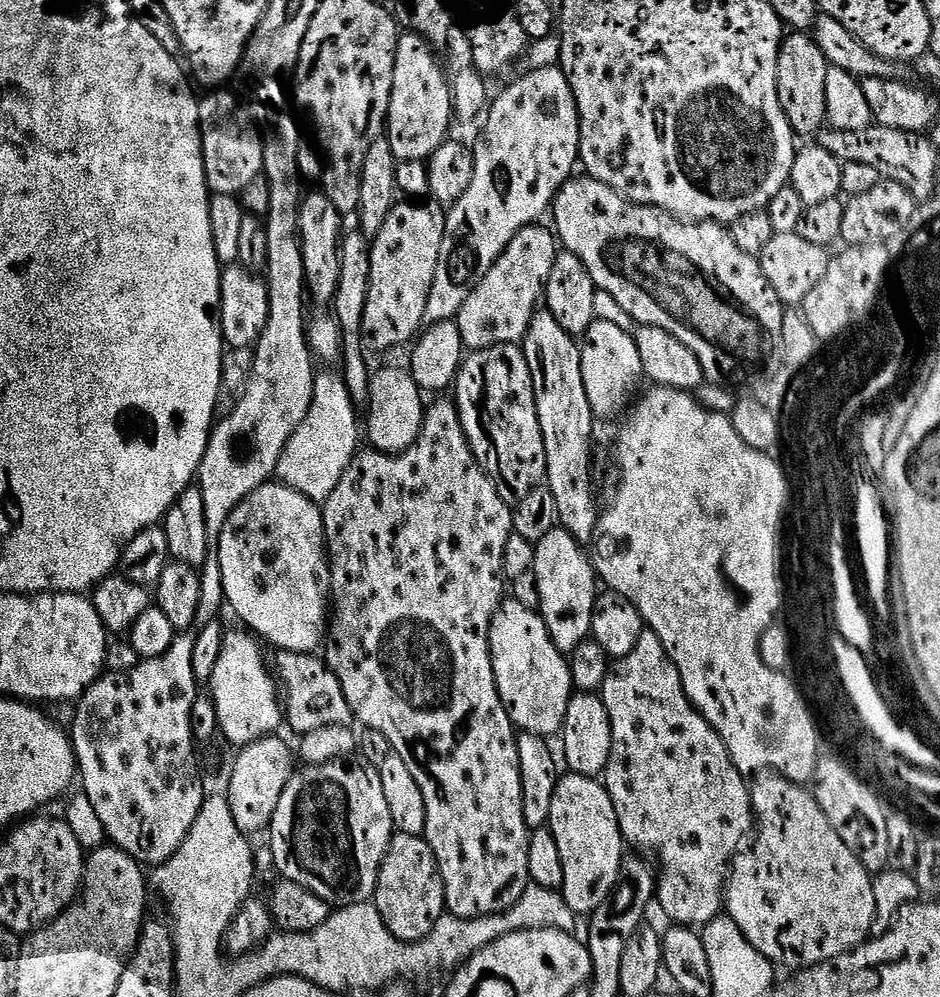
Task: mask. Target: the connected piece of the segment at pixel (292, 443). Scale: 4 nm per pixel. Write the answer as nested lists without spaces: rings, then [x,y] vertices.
[[[317,371],[310,410],[286,442],[276,467],[279,483],[311,500],[328,500],[357,454],[356,443],[362,440],[362,428],[356,425],[356,415],[358,409],[352,403],[350,390],[346,390],[343,375],[339,371]]]

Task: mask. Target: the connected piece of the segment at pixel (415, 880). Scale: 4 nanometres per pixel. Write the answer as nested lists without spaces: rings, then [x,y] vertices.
[[[396,832],[393,835],[378,874],[374,903],[378,914],[382,914],[382,922],[386,922],[390,934],[409,942],[426,939],[434,930],[436,923],[446,915],[444,883],[440,877],[440,867],[436,865],[434,854],[423,836],[411,836],[405,832]]]

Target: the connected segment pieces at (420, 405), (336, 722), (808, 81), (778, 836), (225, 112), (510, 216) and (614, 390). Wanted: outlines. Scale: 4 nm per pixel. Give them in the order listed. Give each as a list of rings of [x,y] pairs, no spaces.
[[[384,368],[372,377],[370,400],[366,409],[366,440],[378,452],[395,454],[405,452],[416,443],[420,431],[424,429],[426,400],[414,382],[411,371],[400,368]]]
[[[280,650],[275,654],[277,656],[276,664],[274,660],[274,668],[286,693],[287,727],[292,727],[296,734],[303,734],[310,730],[318,730],[322,726],[342,726],[353,723],[354,713],[350,702],[346,702],[346,694],[338,678],[328,669],[327,659],[320,657],[319,660],[319,655],[310,652]]]
[[[792,32],[785,35],[778,54],[778,98],[782,102],[782,110],[790,122],[792,131],[797,137],[815,137],[825,127],[828,115],[826,114],[826,74],[830,67],[830,56],[812,41],[813,37],[806,32]]]
[[[764,774],[759,777],[757,784],[751,785],[752,811],[758,821],[758,831],[755,833],[756,845],[747,852],[741,851],[730,865],[730,875],[726,885],[726,912],[734,918],[738,930],[751,942],[755,948],[771,960],[773,965],[780,966],[784,963],[788,970],[803,970],[813,968],[815,964],[821,964],[827,960],[833,960],[835,956],[840,956],[844,952],[851,952],[854,948],[859,948],[861,944],[869,939],[872,930],[872,919],[876,911],[874,910],[874,890],[872,889],[873,877],[864,868],[859,858],[851,852],[850,847],[842,842],[834,826],[832,817],[825,812],[824,805],[819,804],[815,795],[803,784],[796,784],[793,780],[786,779],[779,774]]]
[[[228,90],[209,91],[207,93],[208,97],[203,97],[200,100],[200,137],[202,138],[204,169],[206,170],[209,189],[215,194],[236,196],[237,194],[243,194],[246,186],[250,186],[250,182],[254,182],[254,178],[258,178],[263,173],[264,138],[260,135],[259,127],[253,123],[249,113],[242,107],[237,93],[235,91],[224,91]]]
[[[559,66],[538,68],[527,74],[529,76],[514,81],[497,100],[495,97],[491,101],[486,119],[483,121],[484,140],[474,144],[476,169],[470,182],[470,190],[466,190],[460,201],[447,209],[442,254],[434,286],[426,302],[424,318],[429,325],[443,320],[455,320],[459,316],[466,298],[470,298],[470,294],[480,285],[482,278],[486,278],[486,274],[492,269],[497,258],[504,253],[508,243],[529,224],[537,223],[543,212],[547,213],[551,209],[560,187],[575,173],[572,171],[578,168],[580,115],[564,69]]]
[[[598,318],[585,332],[581,343],[583,384],[593,417],[610,420],[635,401],[641,382],[645,381],[642,360],[639,357],[635,337],[620,325]]]

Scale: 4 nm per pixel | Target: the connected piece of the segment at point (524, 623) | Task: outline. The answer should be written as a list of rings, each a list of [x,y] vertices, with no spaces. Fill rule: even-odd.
[[[515,598],[505,599],[494,614],[492,624],[494,630],[488,631],[492,669],[498,686],[498,694],[502,698],[513,724],[521,733],[529,732],[535,736],[552,738],[555,732],[557,735],[563,729],[566,710],[574,695],[572,675],[568,669],[569,657],[560,652],[558,646],[554,646],[554,642],[550,638],[550,630],[539,611],[522,606],[522,602],[518,602]]]

